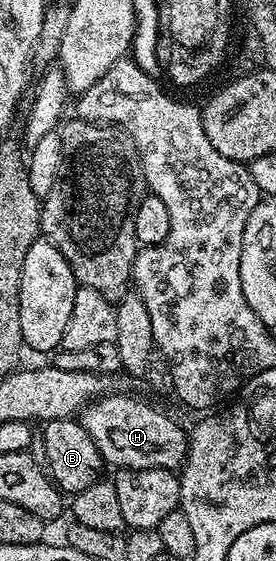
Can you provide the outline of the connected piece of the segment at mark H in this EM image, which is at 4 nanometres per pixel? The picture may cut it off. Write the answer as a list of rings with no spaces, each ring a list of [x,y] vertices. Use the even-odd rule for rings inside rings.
[[[105,394],[88,405],[78,419],[90,438],[100,447],[100,456],[105,465],[116,470],[134,468],[179,469],[188,456],[189,433],[183,432],[164,412],[159,412],[144,400],[132,396]]]

